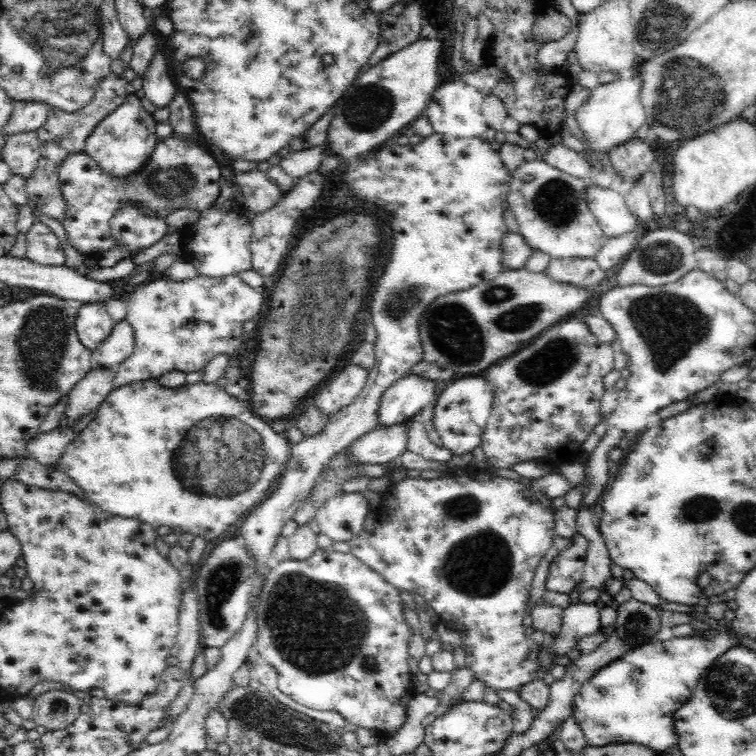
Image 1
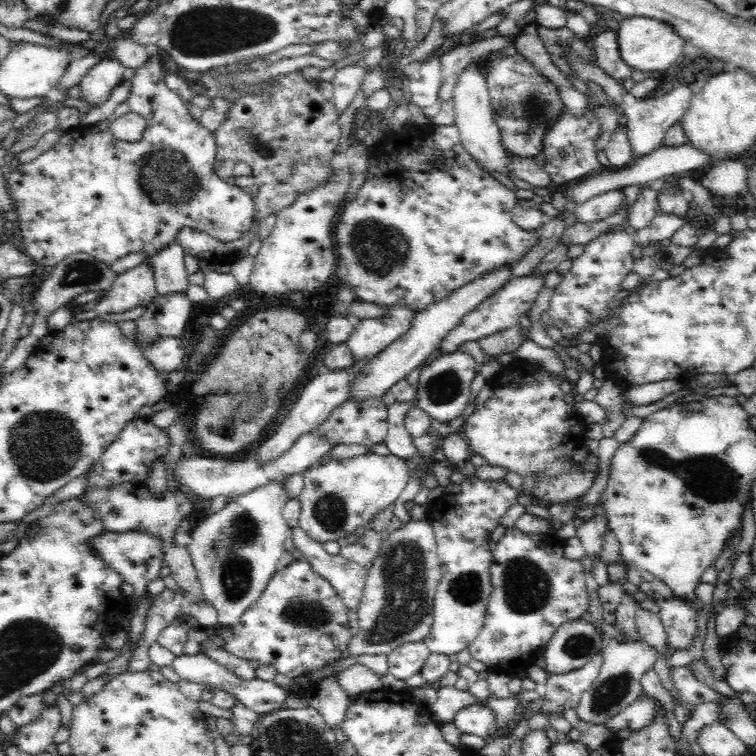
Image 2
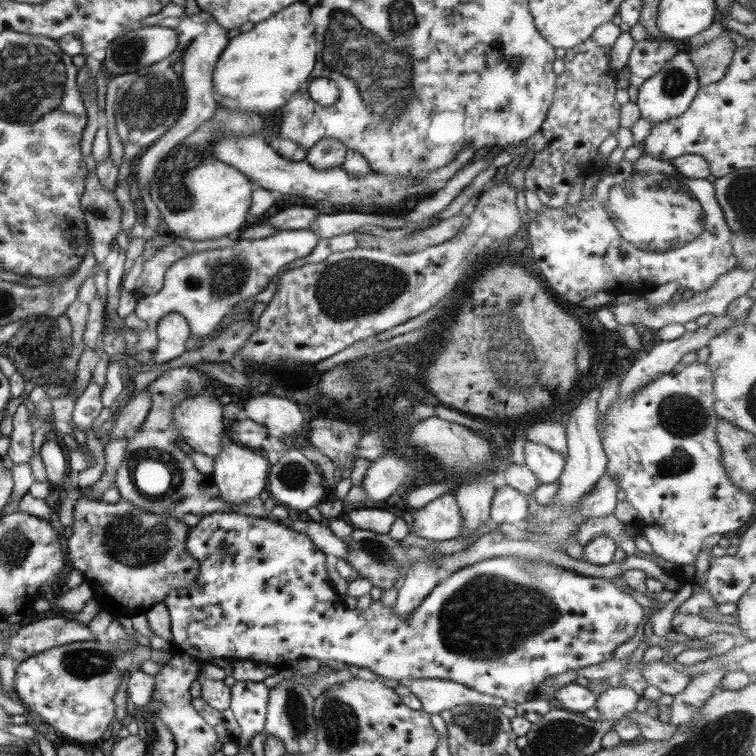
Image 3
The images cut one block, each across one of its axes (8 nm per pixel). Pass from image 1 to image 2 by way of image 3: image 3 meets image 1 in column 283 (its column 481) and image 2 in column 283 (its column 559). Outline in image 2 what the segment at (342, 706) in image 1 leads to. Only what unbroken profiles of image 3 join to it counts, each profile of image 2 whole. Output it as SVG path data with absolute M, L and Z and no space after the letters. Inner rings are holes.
M295 560L281 571L274 572L261 595L240 615L232 627L220 626L213 631L222 639L219 646L231 656L242 660L258 660L261 665L272 665L278 674L294 676L312 672L323 664L348 656L346 645L353 635L348 626L347 606L342 602L333 586L303 560Z

